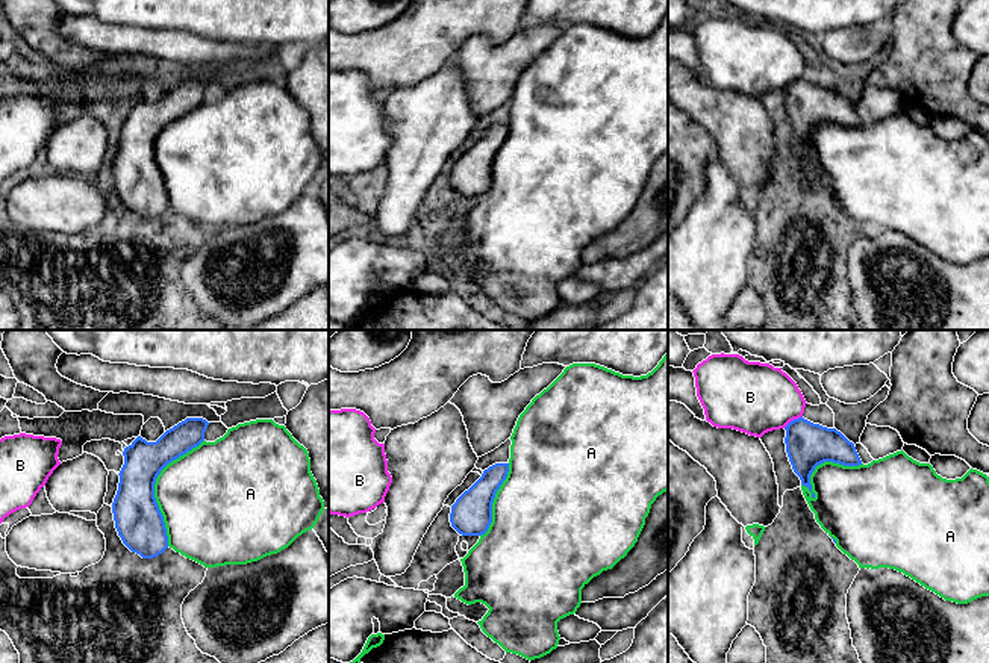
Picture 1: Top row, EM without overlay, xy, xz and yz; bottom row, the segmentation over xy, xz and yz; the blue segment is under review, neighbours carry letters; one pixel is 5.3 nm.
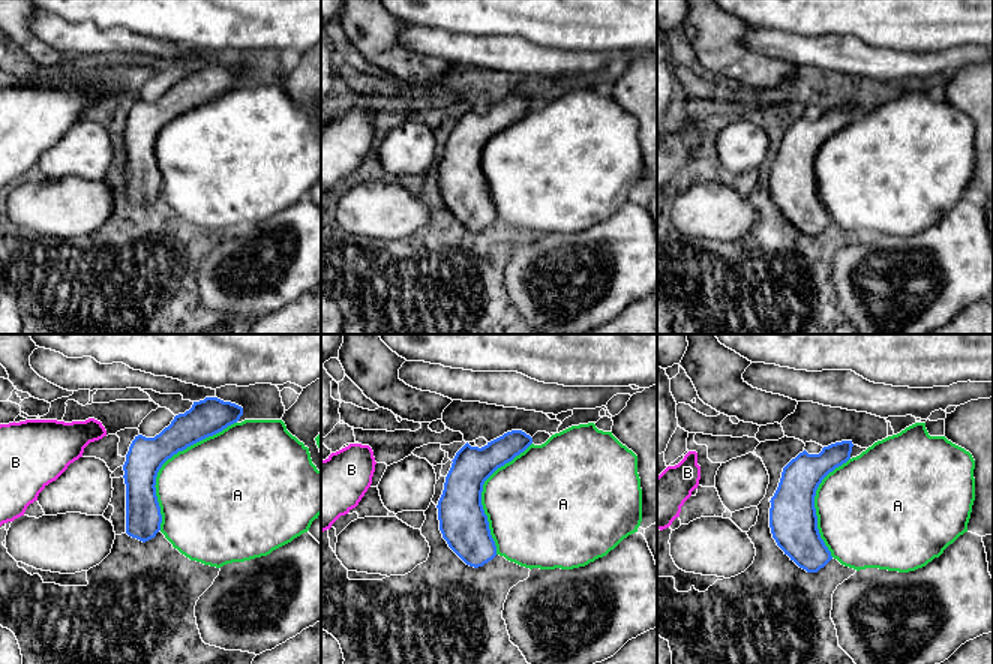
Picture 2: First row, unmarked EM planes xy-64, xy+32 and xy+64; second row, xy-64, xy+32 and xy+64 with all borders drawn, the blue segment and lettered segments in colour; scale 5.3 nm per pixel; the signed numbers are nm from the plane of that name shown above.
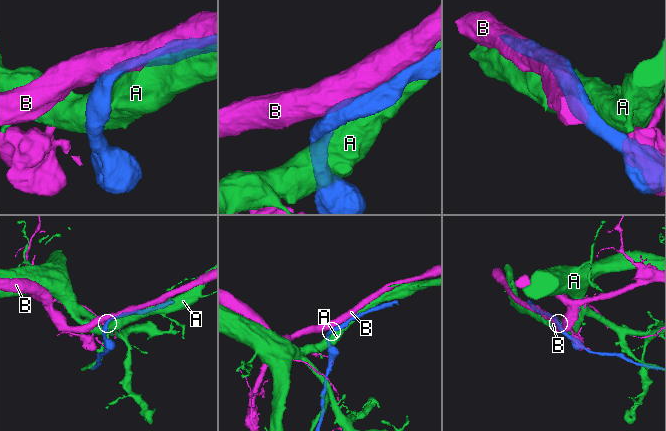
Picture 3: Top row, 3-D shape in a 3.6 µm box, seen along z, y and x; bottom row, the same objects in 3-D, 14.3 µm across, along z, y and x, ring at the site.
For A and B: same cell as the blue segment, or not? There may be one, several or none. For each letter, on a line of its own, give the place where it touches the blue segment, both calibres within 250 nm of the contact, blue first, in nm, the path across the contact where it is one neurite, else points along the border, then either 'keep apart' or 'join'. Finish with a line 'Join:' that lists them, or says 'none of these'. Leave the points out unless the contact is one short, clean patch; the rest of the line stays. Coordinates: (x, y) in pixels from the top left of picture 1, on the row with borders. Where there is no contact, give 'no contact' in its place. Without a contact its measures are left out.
A: contact xy (153, 488); calibres 260 and 440 nm; keep apart
B: contact yz (794, 420); calibres 240 and 380 nm; keep apart
Join: none of these

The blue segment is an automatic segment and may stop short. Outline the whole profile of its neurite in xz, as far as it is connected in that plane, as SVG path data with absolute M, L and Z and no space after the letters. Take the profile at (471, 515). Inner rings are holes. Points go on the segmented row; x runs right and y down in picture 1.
M495 463L451 506L451 527L462 536L482 536L492 522L492 503L506 480L509 463Z

